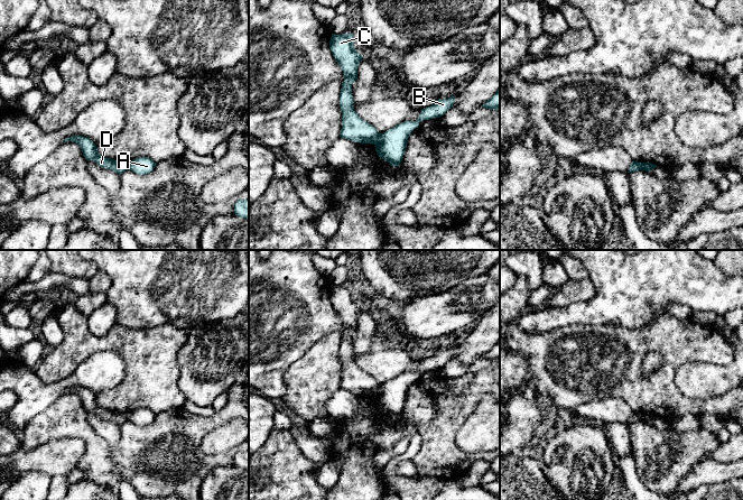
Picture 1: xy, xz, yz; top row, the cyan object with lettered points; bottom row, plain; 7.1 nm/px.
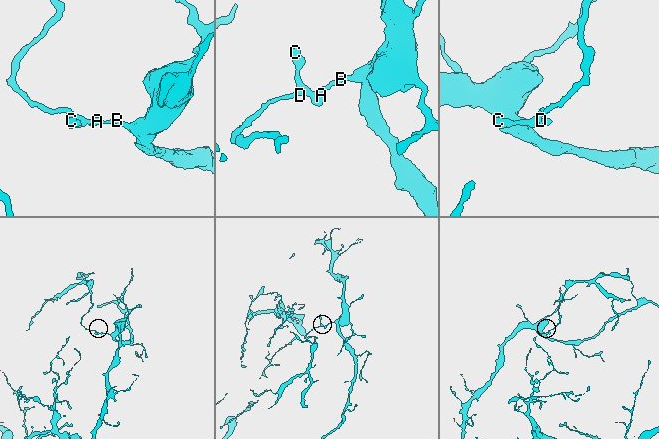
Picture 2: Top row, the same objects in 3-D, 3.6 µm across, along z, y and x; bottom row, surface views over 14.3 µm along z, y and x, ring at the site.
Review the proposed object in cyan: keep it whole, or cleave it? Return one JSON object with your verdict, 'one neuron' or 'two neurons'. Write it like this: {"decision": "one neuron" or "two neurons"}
{"decision": "two neurons"}

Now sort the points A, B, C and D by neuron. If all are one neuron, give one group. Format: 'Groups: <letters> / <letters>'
Groups: A B / C D

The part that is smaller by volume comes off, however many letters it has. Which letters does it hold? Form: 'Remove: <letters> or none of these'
Remove: C, D

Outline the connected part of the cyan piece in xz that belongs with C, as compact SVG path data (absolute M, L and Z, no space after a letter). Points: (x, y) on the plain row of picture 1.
M353 285L335 286L329 291L331 303L342 318L344 333L340 344L340 358L342 362L341 389L360 395L375 396L380 385L374 377L364 372L354 362L352 335L357 331L357 318L363 307L354 299Z

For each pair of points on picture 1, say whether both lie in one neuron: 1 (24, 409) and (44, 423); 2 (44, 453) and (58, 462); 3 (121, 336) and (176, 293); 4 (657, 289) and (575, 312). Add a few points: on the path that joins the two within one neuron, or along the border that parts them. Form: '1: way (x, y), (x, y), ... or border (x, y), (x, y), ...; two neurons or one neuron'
1: border (55, 399), (37, 413), (21, 429); two neurons
2: way (47, 456), (55, 459); one neuron
3: border (117, 322), (132, 329), (157, 326); two neurons
4: way (637, 289), (632, 289), (610, 306), (595, 312); one neuron

